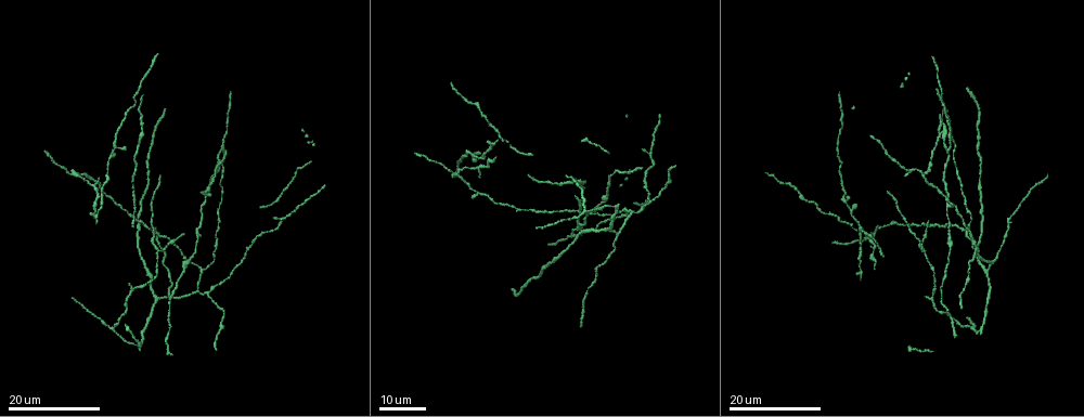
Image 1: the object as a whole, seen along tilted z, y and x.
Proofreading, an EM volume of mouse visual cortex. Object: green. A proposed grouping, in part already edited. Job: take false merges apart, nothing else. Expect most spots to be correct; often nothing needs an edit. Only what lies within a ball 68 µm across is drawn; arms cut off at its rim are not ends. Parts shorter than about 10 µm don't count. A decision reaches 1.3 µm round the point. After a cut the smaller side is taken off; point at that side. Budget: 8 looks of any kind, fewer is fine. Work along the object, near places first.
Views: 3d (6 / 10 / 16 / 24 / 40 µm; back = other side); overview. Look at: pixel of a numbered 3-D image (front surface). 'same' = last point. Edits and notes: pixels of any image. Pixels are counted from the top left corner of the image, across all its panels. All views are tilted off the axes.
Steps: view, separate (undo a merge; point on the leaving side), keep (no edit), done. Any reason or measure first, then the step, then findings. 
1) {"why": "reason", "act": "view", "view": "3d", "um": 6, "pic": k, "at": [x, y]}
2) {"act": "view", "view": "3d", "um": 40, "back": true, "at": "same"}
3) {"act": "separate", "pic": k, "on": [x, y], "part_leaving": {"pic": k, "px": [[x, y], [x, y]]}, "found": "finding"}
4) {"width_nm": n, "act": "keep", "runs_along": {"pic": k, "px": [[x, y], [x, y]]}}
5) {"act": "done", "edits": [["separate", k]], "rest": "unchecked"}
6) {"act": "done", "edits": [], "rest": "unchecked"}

{"why": "side arm on a straight run", "act": "view", "view": "3d", "um": 16, "pic": 1, "at": [222, 146]}

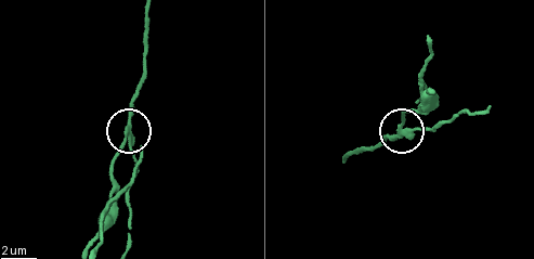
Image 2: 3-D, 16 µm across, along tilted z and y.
{"act": "view", "view": "3d", "um": 6, "pic": 2, "at": [127, 134]}

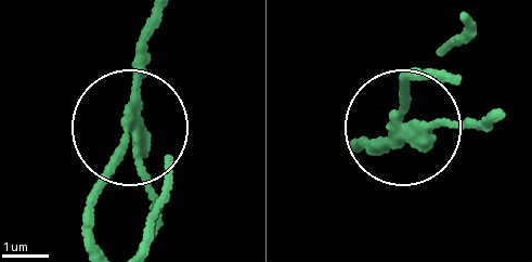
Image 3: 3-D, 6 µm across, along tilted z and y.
{"act": "separate", "pic": 3, "on": [111, 164], "part_leaving": {"pic": 3, "px": [[125, 119], [92, 236]]}, "found": "two cells meet here"}

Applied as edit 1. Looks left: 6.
{"why": "branch point", "act": "view", "view": "3d", "um": 16, "pic": 1, "at": [994, 260]}

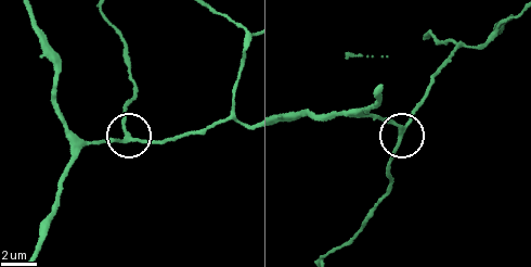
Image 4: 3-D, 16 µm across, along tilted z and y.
{"act": "view", "view": "3d", "um": 10, "pic": 4, "at": [125, 139]}

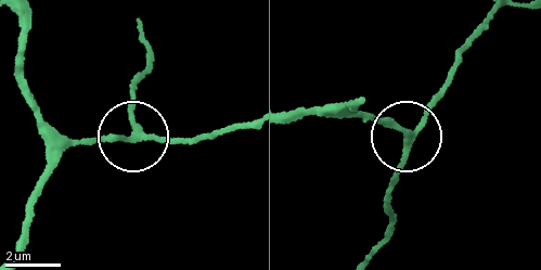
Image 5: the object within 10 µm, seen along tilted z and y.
{"arms": 3, "act": "keep", "runs_along": {"pic": 5, "px": [[247, 123], [190, 141], [140, 139], [131, 131], [129, 101]]}, "found": "continuous, no second cell"}

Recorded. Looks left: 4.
{"why": "arms part here", "act": "view", "view": "3d", "um": 24, "pic": 1, "at": [197, 291]}

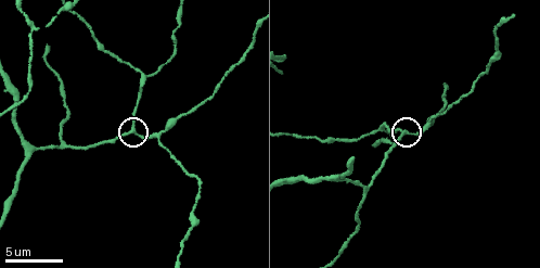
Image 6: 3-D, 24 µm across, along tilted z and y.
{"why": "zoom in", "act": "view", "view": "3d", "um": 10, "pic": 6, "at": [406, 134]}

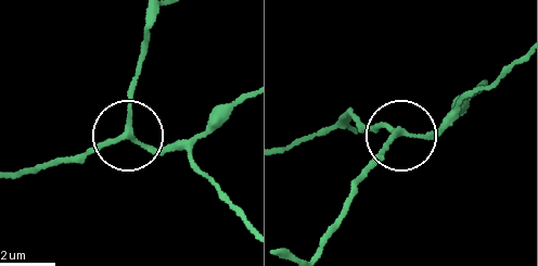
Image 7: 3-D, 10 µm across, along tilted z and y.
{"width_nm": 170, "act": "keep", "runs_along": {"pic": 7, "px": [[151, 20], [130, 88], [127, 131], [157, 148], [190, 148]]}, "found": "one cell here"}

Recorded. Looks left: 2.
{"why": "three arms meet", "act": "view", "view": "3d", "um": 10, "pic": 6, "at": [142, 76]}

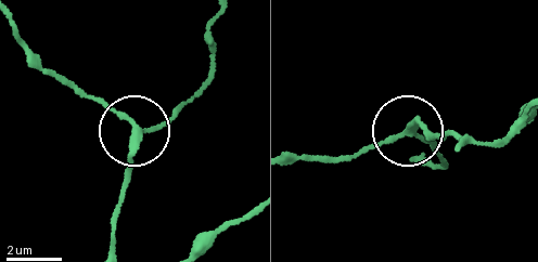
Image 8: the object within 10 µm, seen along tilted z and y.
{"width_nm": 210, "act": "keep", "runs_along": {"pic": 8, "px": [[209, 43], [214, 68], [204, 88], [132, 134], [118, 211]]}, "found": "continuous, no second cell"}

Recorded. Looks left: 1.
{"act": "done", "edits": [["separate", 3]], "rest": "unchecked"}

